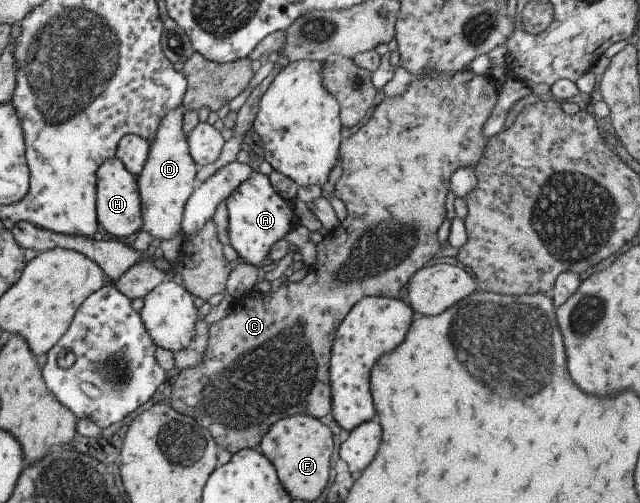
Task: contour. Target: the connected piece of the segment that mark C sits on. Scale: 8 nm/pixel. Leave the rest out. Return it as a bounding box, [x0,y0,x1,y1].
[169,71,499,455]

